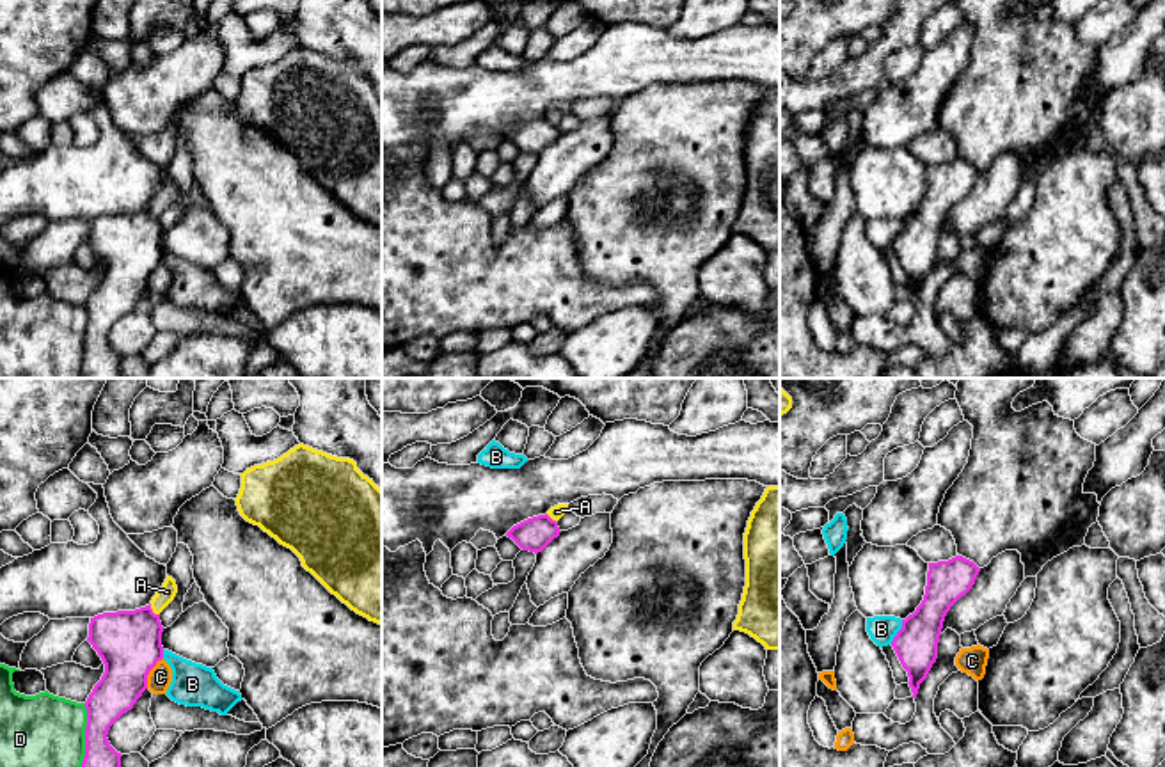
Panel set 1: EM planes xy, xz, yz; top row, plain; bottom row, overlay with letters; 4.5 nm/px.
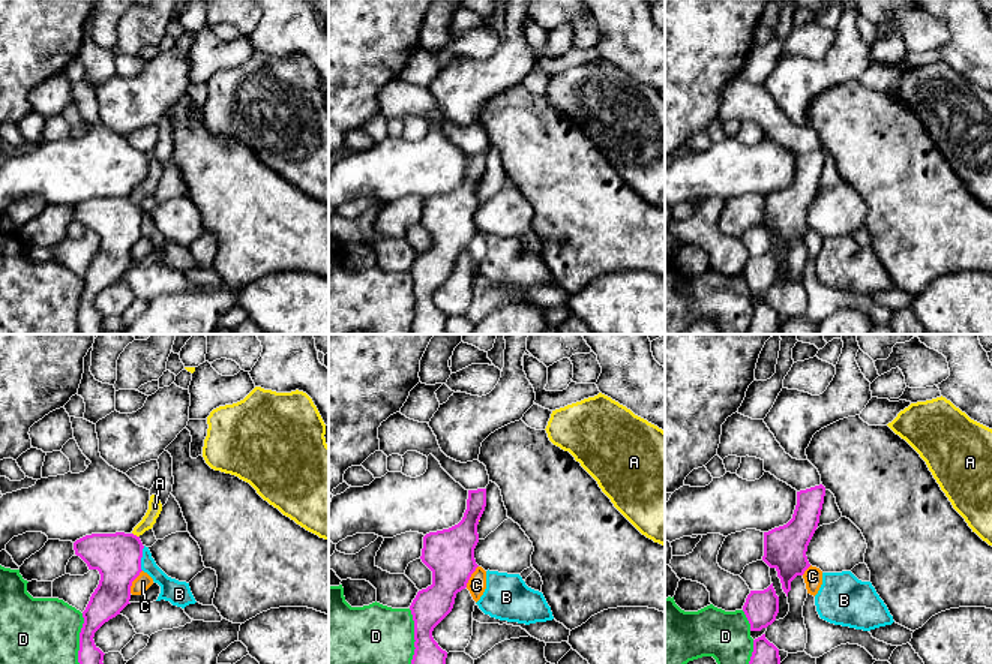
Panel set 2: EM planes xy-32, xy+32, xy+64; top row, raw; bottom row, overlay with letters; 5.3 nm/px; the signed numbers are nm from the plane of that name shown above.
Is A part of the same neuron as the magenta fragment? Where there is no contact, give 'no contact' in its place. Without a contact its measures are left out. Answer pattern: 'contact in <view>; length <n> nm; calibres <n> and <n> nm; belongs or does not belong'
contact in xy; length 70 nm; calibres 280 and 80 nm; does not belong

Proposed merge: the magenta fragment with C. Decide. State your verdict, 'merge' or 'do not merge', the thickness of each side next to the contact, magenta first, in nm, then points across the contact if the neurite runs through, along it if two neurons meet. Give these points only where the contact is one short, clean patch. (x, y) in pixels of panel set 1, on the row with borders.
do not merge; 280 nm thick on the magenta side, 110 nm on the other; border along xy (162, 657), (150, 672), (146, 687)

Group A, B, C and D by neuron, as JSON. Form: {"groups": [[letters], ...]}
{"groups": [["A"], ["B"], ["C"], ["D"]]}

